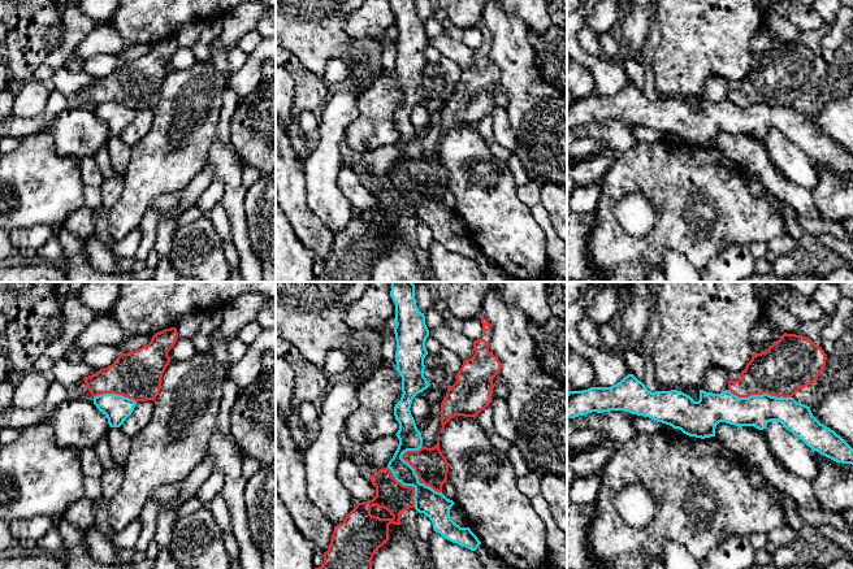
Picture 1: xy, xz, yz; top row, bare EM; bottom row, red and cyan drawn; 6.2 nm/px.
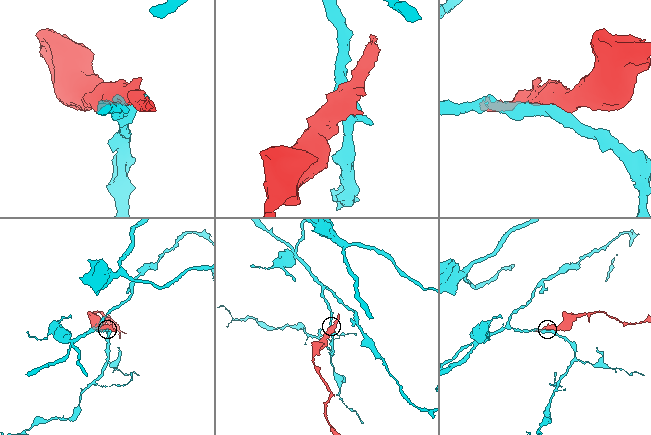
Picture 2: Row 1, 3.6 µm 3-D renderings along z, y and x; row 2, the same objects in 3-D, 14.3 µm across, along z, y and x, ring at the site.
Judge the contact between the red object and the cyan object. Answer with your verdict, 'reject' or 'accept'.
reject

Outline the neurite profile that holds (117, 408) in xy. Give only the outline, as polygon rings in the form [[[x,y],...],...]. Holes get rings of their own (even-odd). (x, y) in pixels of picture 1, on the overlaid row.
[[[103,394],[94,396],[94,404],[103,412],[111,427],[120,427],[133,413],[137,401],[116,394]]]

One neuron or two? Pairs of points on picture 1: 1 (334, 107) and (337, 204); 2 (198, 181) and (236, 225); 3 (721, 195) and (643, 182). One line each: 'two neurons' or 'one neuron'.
1: one neuron
2: two neurons
3: one neuron

